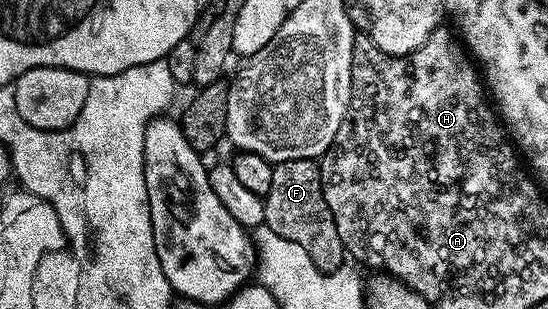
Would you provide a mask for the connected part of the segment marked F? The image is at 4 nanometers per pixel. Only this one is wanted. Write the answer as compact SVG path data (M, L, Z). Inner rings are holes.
M295 159L276 162L271 175L271 191L267 191L263 200L264 228L275 231L275 235L283 235L283 239L291 239L291 243L299 243L299 247L303 247L303 251L311 255L311 263L315 263L319 271L335 273L346 264L345 244L343 239L339 239L333 212L323 195L320 167L316 160Z

